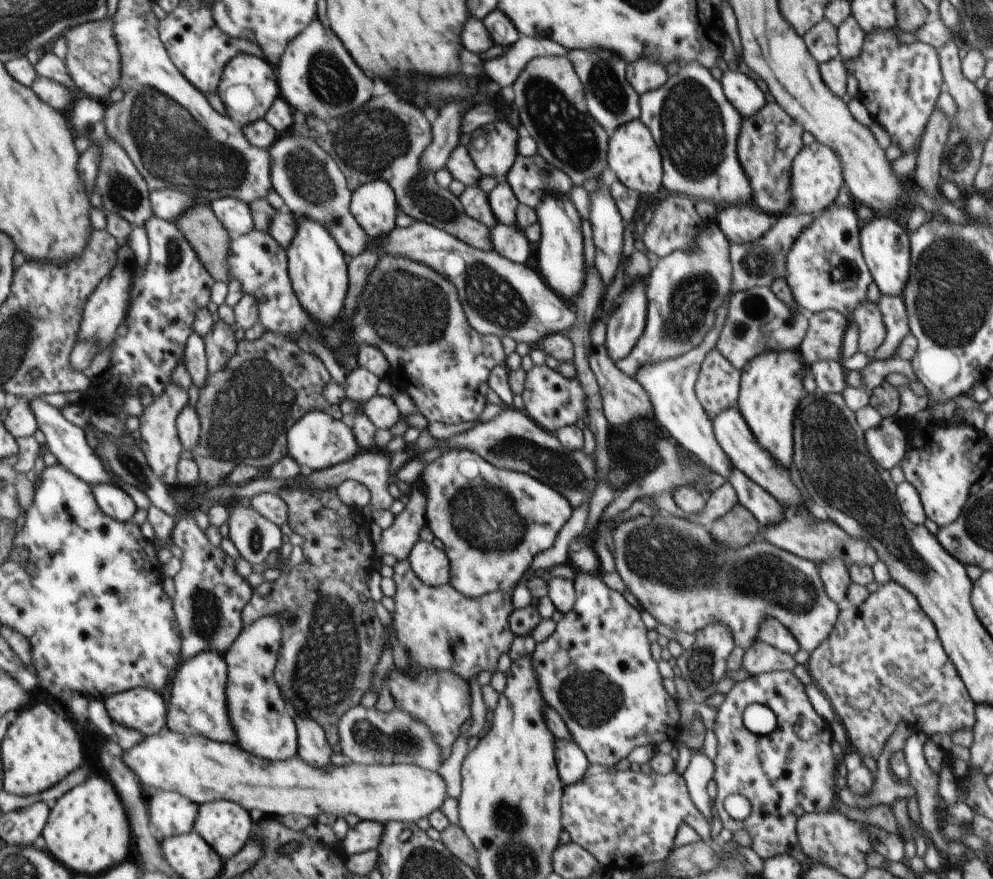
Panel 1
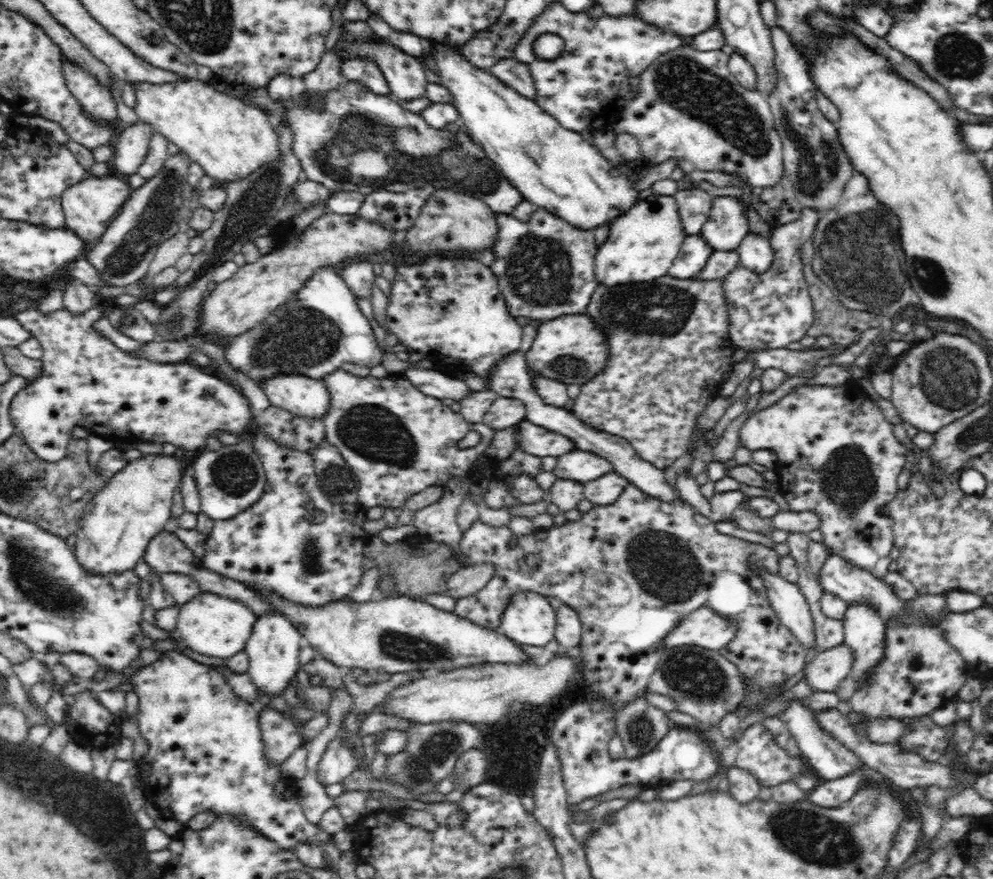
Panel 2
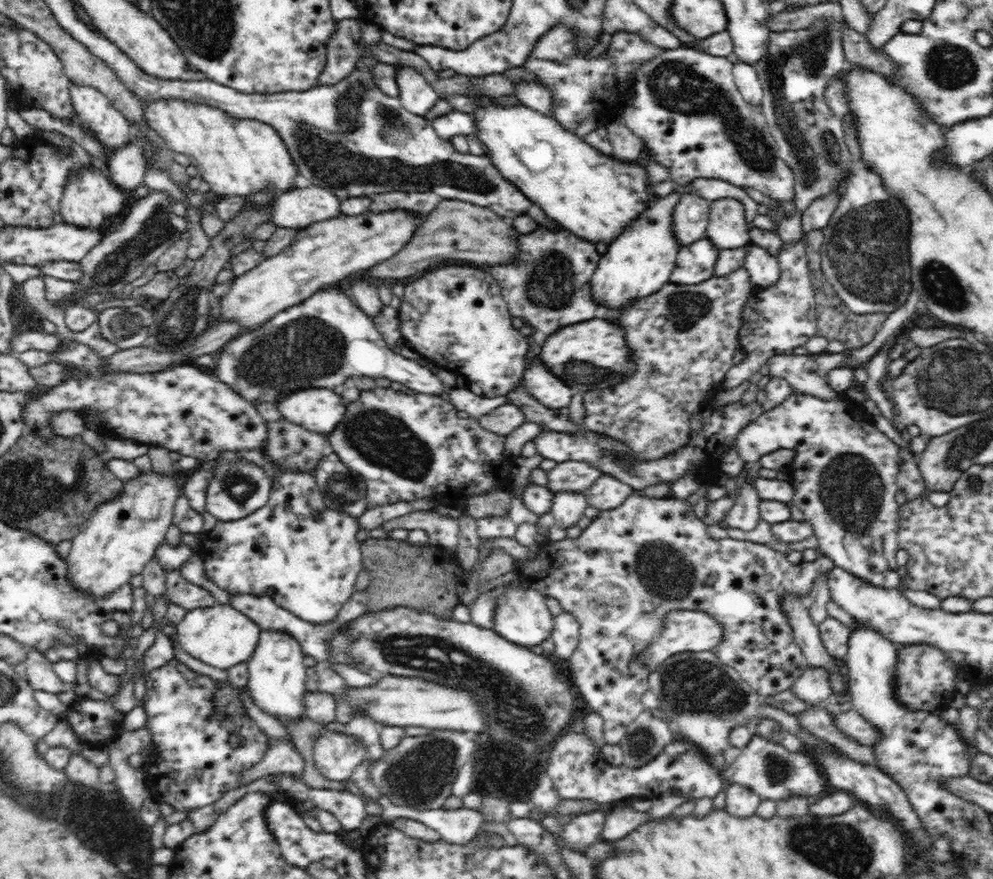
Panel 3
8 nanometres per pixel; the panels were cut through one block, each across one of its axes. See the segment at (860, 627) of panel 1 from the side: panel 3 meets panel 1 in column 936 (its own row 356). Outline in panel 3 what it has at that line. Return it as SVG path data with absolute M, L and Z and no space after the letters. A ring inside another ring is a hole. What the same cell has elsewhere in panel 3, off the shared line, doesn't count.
M742 267L732 271L726 276L714 276L710 278L710 280L700 282L700 284L682 286L681 284L668 282L668 284L664 284L658 292L654 292L654 294L650 294L650 296L646 296L646 298L640 298L638 302L634 302L634 304L628 306L628 308L605 308L602 306L599 309L599 315L601 315L602 318L606 318L610 323L614 323L624 329L627 344L631 349L630 361L636 363L636 368L630 372L628 378L624 378L624 380L620 379L620 384L614 384L612 388L605 387L598 388L598 390L582 392L585 413L587 414L583 420L585 429L597 433L604 433L605 435L626 443L626 445L632 449L634 456L642 460L662 458L667 454L680 450L680 447L683 447L689 441L689 436L691 435L691 416L713 402L716 390L722 385L726 373L734 365L732 361L734 360L734 353L740 348L738 330L742 328L742 310L744 310L744 304L746 304L748 294L750 294L750 290L752 290L753 287L754 285L750 282L750 279L748 280L748 271Z

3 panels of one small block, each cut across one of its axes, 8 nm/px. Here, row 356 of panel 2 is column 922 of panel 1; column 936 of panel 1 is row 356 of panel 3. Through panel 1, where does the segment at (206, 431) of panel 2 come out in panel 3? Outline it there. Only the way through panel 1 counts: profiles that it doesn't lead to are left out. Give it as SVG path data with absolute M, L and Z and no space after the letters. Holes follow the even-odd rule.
M62 340L63 348L50 355L50 360L66 365L72 373L70 380L58 386L42 386L36 394L26 395L22 410L24 422L46 443L57 437L49 423L54 413L71 410L82 414L82 409L88 409L102 417L102 428L116 428L106 430L106 434L160 444L181 456L193 456L201 465L220 460L222 452L260 450L264 454L268 438L266 420L255 405L214 375L206 375L190 363L144 374L107 372L103 370L105 358L96 351L72 340Z

